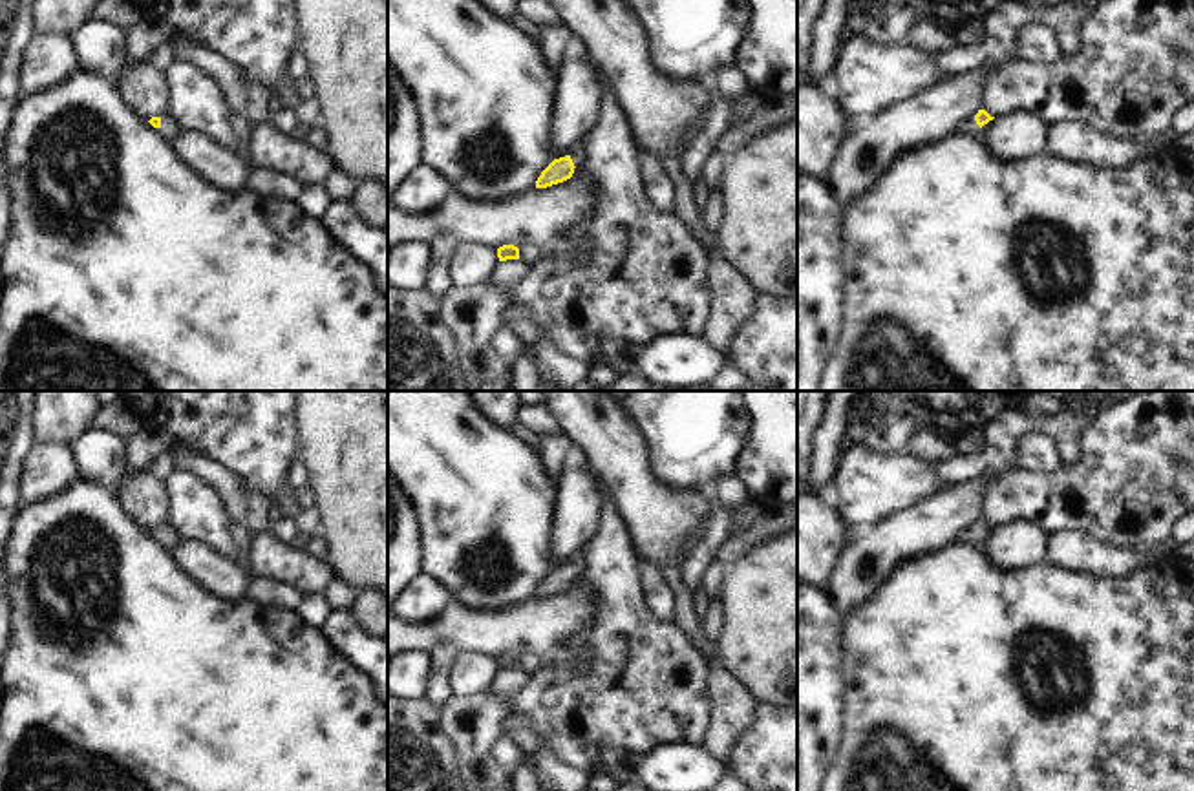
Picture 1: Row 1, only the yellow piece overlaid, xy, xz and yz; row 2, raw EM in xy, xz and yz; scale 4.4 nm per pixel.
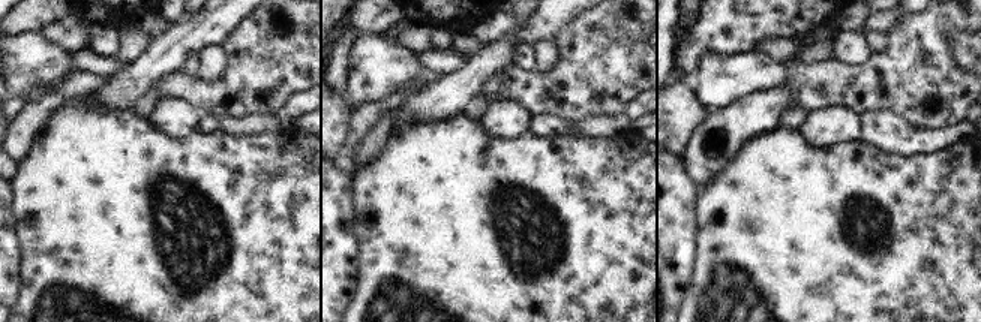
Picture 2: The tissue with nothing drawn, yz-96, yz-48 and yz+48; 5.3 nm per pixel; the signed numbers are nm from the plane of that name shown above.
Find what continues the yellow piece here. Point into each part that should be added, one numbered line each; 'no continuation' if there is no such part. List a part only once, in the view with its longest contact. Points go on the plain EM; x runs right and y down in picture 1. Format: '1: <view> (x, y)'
1: yz (966, 534)

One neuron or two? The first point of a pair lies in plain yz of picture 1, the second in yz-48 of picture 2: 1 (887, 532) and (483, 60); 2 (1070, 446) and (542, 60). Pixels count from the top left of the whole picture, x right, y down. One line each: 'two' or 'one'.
1: one
2: one

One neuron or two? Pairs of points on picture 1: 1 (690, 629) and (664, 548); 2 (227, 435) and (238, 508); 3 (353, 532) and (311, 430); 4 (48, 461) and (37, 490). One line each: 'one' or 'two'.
1: two
2: two
3: one
4: one

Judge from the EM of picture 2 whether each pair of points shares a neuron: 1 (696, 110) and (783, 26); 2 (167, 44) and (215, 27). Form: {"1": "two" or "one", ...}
{"1": "two", "2": "one"}

